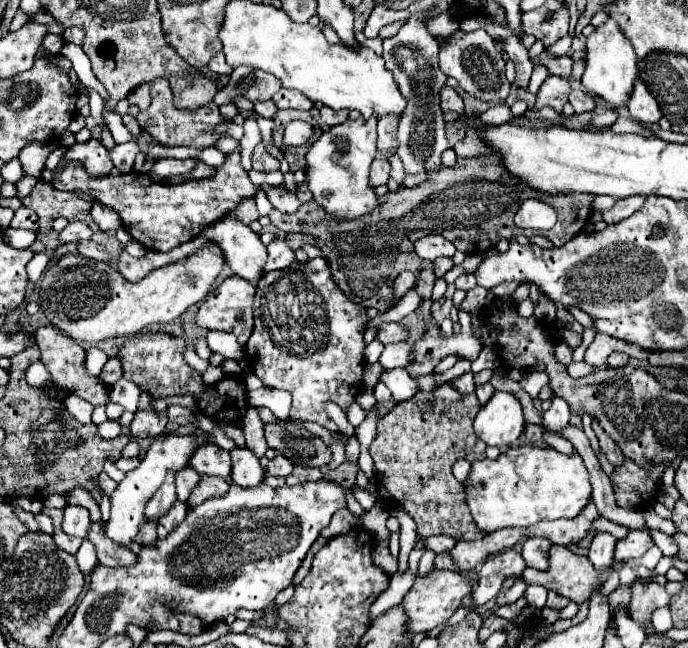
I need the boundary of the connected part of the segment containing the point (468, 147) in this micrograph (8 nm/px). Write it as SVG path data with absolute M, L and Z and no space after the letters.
M470 130L456 146L454 146L454 152L458 156L464 156L464 158L472 158L472 156L482 156L482 154L490 154L490 148L482 142L480 134Z

